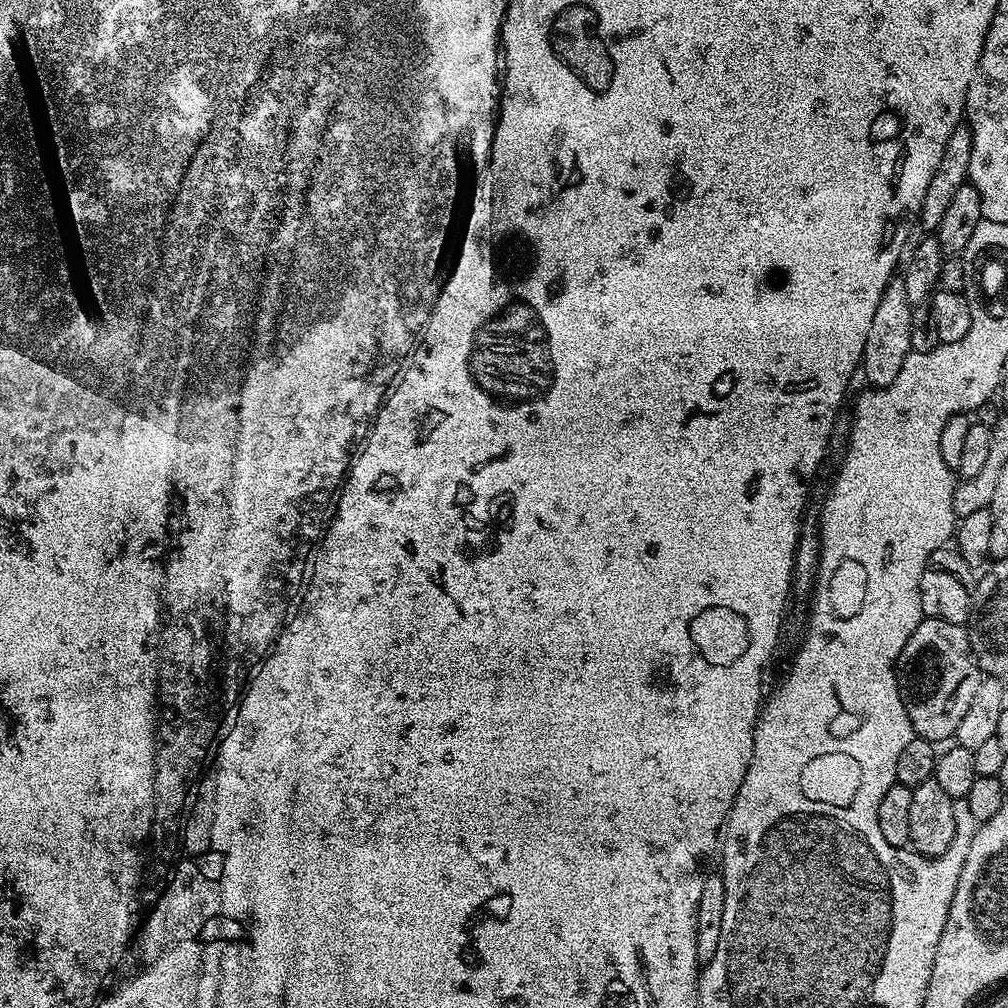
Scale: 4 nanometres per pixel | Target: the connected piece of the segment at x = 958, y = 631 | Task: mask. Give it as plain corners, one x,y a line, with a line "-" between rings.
921,620
900,655
898,679
913,733
921,740
951,741
982,679
972,658
967,627
941,620

